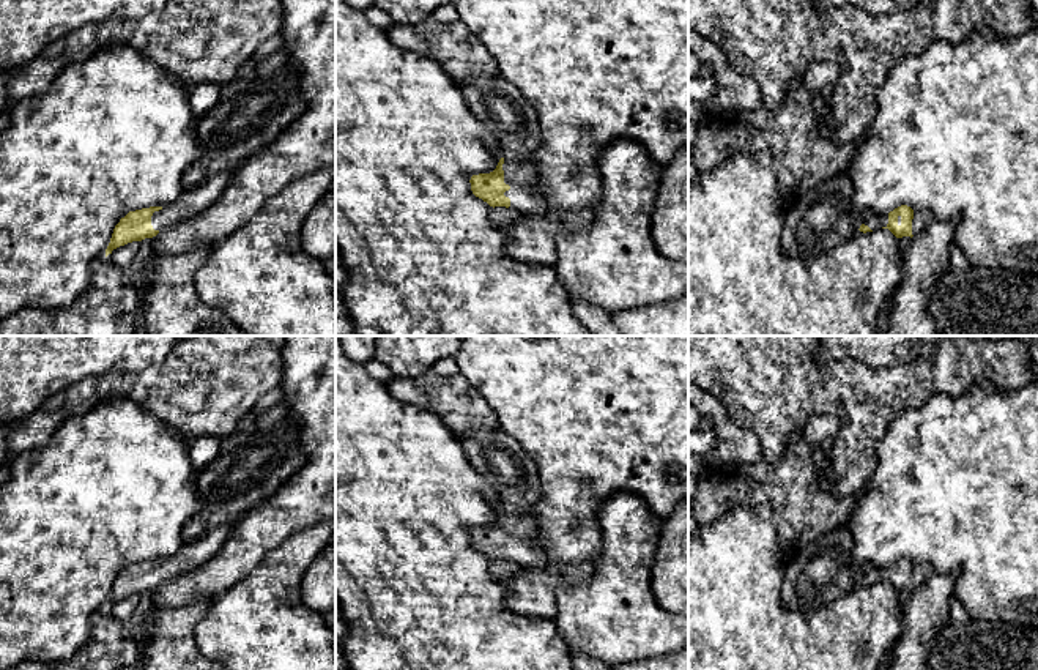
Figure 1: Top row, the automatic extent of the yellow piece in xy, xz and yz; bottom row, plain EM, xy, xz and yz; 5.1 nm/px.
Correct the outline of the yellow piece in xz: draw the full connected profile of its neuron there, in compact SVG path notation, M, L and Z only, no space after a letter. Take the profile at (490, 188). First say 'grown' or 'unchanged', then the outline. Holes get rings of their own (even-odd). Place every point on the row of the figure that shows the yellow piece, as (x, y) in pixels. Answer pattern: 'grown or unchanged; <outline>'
grown; M504 158L490 173L473 175L471 191L490 207L506 207L521 214L547 214L556 211L537 191L539 175L531 162L517 164Z

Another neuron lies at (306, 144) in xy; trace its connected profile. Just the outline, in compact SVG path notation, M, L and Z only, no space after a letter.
M284 0L282 8L282 47L288 54L288 68L298 79L299 99L304 102L301 114L291 120L277 137L261 151L252 153L235 169L232 180L217 200L192 219L173 224L153 236L151 254L145 263L145 279L154 279L153 263L164 255L178 255L197 248L219 246L235 230L243 227L269 199L277 197L280 188L293 177L317 172L321 167L335 169L335 0Z

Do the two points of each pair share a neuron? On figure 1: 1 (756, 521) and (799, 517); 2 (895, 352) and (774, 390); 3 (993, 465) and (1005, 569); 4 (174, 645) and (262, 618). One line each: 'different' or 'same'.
1: different
2: different
3: same
4: different

